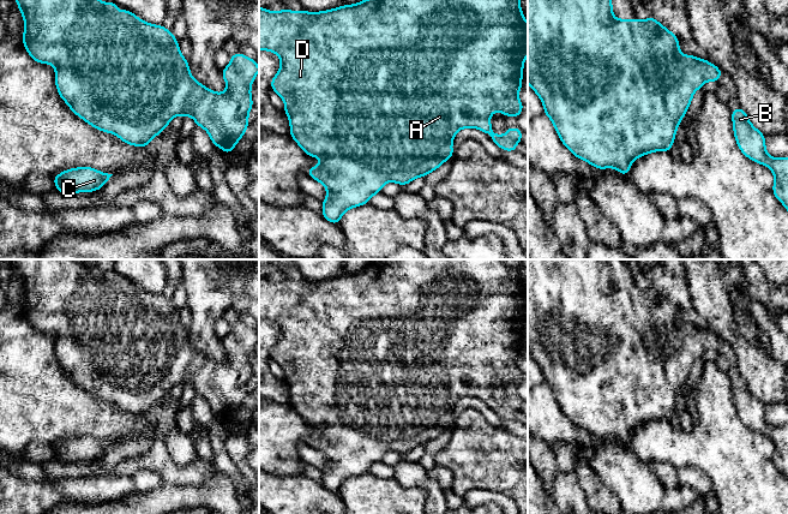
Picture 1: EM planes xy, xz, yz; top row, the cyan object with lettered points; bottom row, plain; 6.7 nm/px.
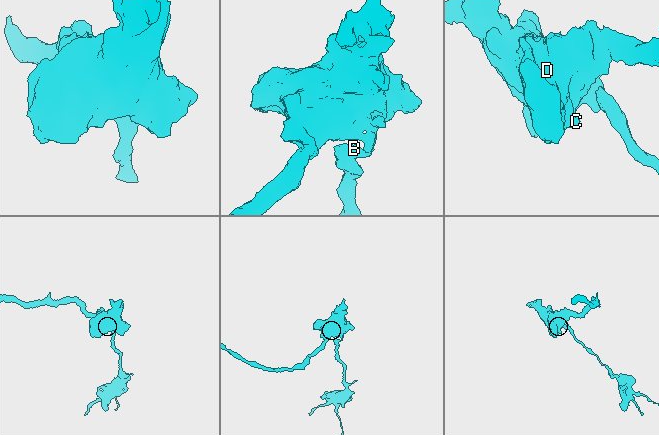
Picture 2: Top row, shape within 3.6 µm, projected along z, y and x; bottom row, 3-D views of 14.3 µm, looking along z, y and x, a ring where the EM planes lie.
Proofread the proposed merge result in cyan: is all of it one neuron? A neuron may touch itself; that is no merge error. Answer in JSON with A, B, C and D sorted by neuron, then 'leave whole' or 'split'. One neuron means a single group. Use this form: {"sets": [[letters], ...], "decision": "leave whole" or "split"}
{"sets": [["A", "B", "C", "D"]], "decision": "leave whole"}

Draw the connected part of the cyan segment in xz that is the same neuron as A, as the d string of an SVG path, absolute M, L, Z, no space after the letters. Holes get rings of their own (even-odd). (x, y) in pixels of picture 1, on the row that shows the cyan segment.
M362 0L359 4L323 12L296 12L283 8L272 13L267 8L259 7L260 49L276 53L281 59L279 71L271 79L271 89L285 103L283 112L290 121L289 135L307 155L321 159L319 166L308 168L307 175L326 187L327 197L321 202L321 215L329 222L338 225L348 209L368 204L371 197L380 192L389 181L404 186L439 168L441 163L453 157L452 141L461 128L479 128L487 133L499 148L507 151L517 151L516 144L521 143L523 131L509 127L505 137L499 133L492 135L493 126L488 121L494 110L515 118L518 118L523 110L518 91L522 89L523 66L528 55L528 23L521 10L519 0ZM341 150L362 150L366 154L353 156L341 154Z

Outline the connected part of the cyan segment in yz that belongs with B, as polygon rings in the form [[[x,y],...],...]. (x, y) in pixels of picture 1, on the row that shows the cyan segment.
[[[740,106],[738,109],[732,109],[732,119],[736,145],[750,160],[774,172],[772,192],[788,210],[788,157],[775,159],[768,155],[765,136],[748,121],[746,112]]]

